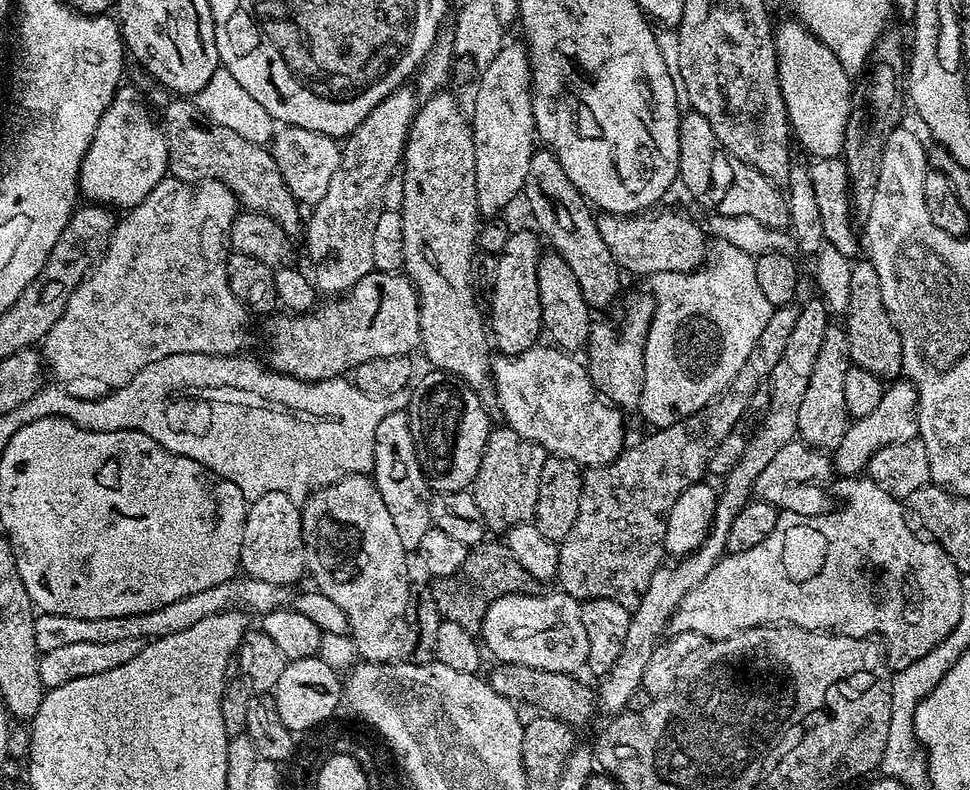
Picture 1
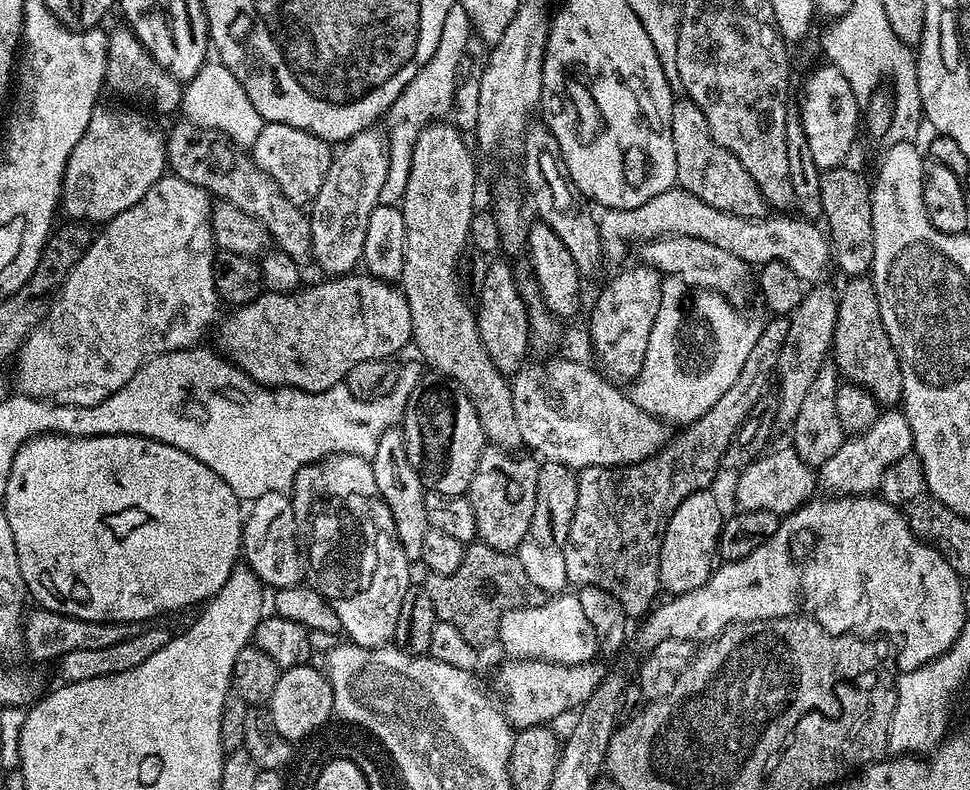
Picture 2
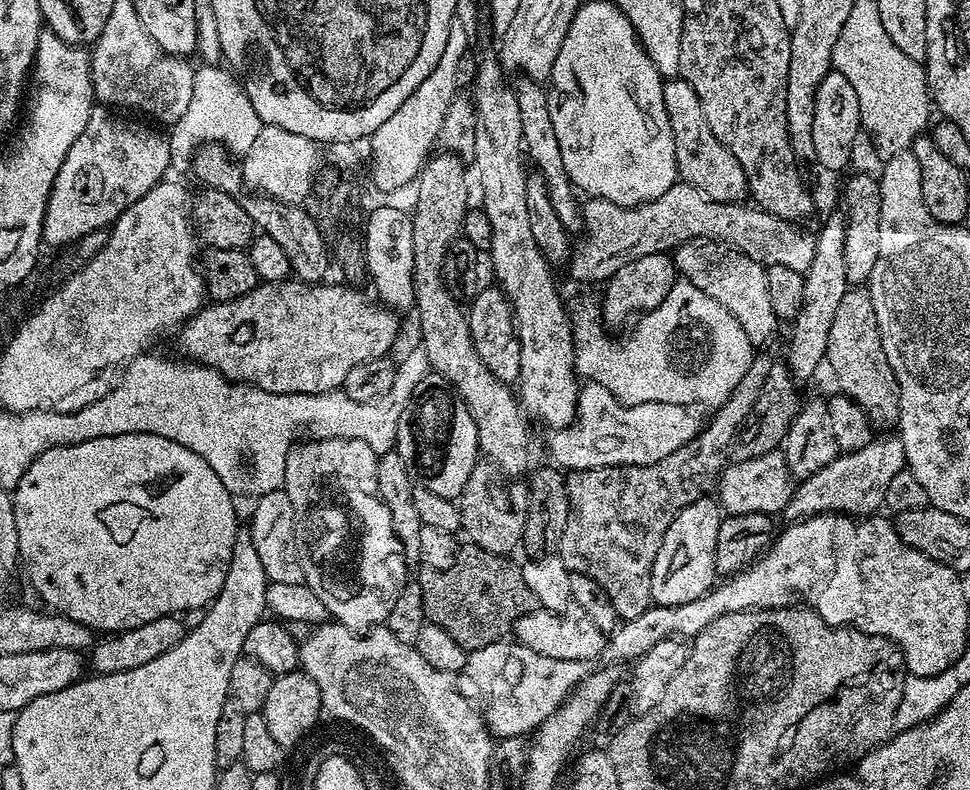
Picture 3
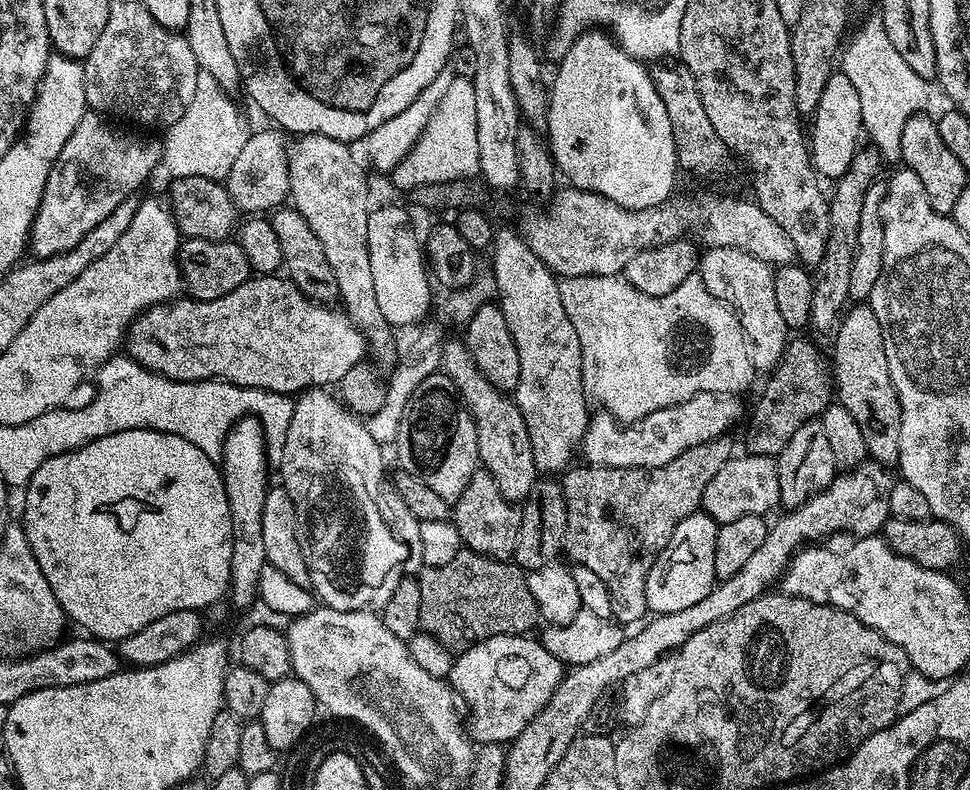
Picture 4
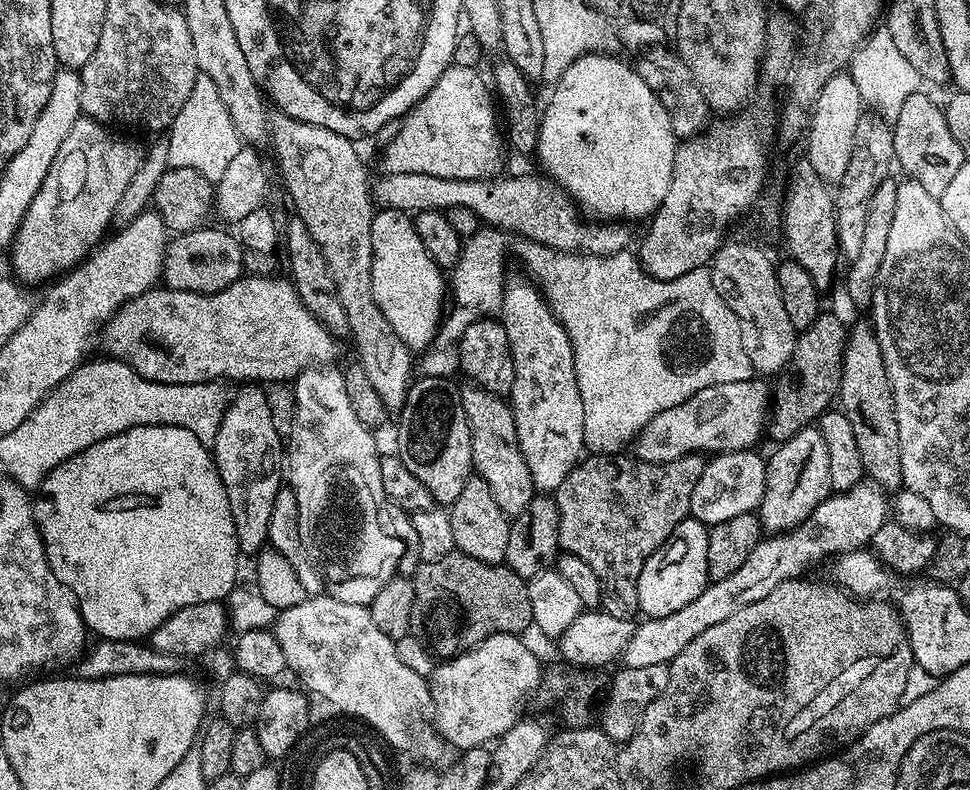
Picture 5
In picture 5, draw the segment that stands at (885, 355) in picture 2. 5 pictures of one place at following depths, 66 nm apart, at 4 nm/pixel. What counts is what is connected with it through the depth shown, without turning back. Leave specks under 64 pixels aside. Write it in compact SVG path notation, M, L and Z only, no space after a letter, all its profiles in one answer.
M871 323L851 325L848 345L844 347L842 358L838 408L846 414L846 418L850 418L865 477L882 489L899 489L904 479L902 450L898 446L898 418L894 414L894 394L886 374L886 362L882 358L882 346L878 346L876 329Z

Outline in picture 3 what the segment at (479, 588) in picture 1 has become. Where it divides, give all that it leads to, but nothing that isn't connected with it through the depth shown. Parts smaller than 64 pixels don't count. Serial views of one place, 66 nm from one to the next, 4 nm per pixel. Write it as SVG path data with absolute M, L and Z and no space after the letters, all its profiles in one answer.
M461 543L458 554L454 558L454 566L446 566L446 570L434 570L421 567L418 583L422 590L422 606L427 623L442 626L458 646L465 650L490 646L495 640L503 640L515 629L518 618L537 611L538 605L530 586L526 586L526 578L522 578L520 564L508 556L490 554L490 550L482 550L478 546Z

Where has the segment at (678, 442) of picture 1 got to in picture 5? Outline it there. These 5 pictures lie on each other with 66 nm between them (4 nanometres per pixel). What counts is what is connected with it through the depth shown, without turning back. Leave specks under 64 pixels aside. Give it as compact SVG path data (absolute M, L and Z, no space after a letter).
M592 454L581 459L575 468L566 474L562 486L558 486L554 499L558 506L558 534L563 551L578 554L582 562L587 562L590 570L598 574L602 586L603 611L619 620L635 621L640 607L638 606L638 574L646 566L646 558L654 554L670 538L678 522L689 519L690 494L698 478L702 478L706 460L703 455L683 456L674 462L651 464L625 454Z

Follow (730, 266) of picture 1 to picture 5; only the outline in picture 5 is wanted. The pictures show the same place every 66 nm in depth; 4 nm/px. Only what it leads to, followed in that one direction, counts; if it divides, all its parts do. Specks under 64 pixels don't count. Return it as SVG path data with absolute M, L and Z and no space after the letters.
M523 238L513 239L512 252L517 256L518 259L524 263L524 268L528 273L526 273L527 279L531 283L535 284L541 292L544 293L544 301L548 304L548 309L554 313L558 318L558 322L566 330L566 334L570 338L570 346L574 350L574 374L578 378L578 394L582 394L582 410L584 411L584 446L589 453L592 454L616 454L621 451L620 448L623 444L631 445L635 441L636 437L639 436L642 429L647 426L654 417L656 417L660 412L665 412L671 408L676 408L682 402L686 402L686 398L690 398L694 394L698 394L698 390L706 390L706 386L722 386L724 382L742 382L743 380L753 379L754 369L750 358L746 354L746 332L740 323L740 319L734 314L734 310L730 310L730 306L726 306L724 297L718 295L714 290L714 282L712 281L712 273L707 267L699 268L698 270L690 270L690 274L682 274L682 278L674 278L673 280L653 280L643 268L640 267L639 263L635 259L632 260L620 260L624 258L616 258L611 262L606 262L603 256L585 256L583 254L571 254L566 252L555 252L552 248L547 248L545 244L539 244L533 240L526 240Z

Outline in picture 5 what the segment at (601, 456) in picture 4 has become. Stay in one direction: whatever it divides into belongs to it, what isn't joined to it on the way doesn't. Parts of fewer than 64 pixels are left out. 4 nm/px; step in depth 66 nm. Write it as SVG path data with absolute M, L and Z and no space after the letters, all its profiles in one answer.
M760 378L743 380L742 382L724 382L722 386L706 386L706 390L698 390L686 402L676 408L660 412L645 426L634 441L635 459L645 460L651 464L674 462L683 456L693 454L719 454L722 452L747 452L757 447L760 436L765 435L766 421L770 415L770 388Z

